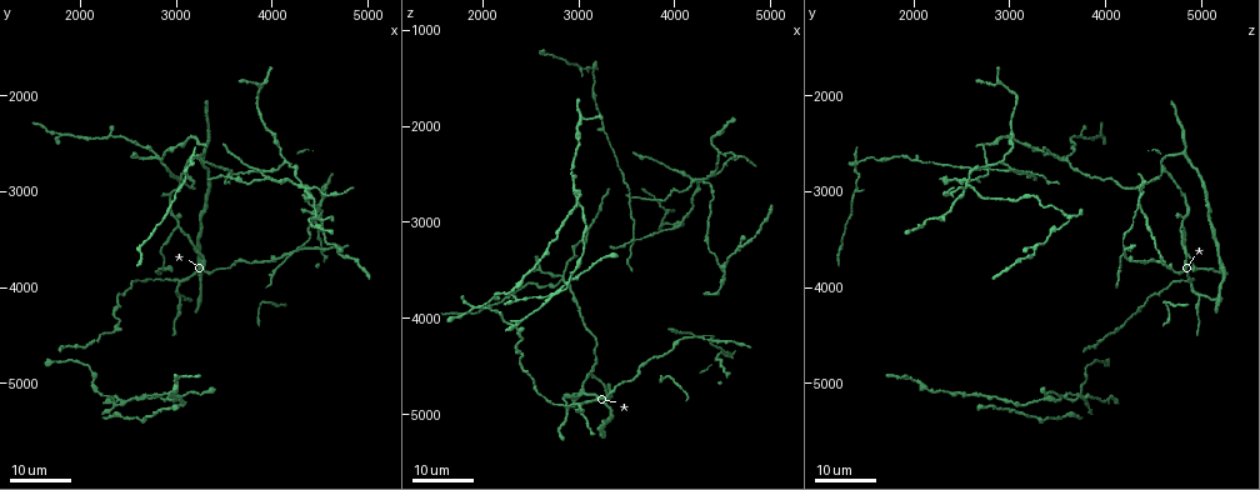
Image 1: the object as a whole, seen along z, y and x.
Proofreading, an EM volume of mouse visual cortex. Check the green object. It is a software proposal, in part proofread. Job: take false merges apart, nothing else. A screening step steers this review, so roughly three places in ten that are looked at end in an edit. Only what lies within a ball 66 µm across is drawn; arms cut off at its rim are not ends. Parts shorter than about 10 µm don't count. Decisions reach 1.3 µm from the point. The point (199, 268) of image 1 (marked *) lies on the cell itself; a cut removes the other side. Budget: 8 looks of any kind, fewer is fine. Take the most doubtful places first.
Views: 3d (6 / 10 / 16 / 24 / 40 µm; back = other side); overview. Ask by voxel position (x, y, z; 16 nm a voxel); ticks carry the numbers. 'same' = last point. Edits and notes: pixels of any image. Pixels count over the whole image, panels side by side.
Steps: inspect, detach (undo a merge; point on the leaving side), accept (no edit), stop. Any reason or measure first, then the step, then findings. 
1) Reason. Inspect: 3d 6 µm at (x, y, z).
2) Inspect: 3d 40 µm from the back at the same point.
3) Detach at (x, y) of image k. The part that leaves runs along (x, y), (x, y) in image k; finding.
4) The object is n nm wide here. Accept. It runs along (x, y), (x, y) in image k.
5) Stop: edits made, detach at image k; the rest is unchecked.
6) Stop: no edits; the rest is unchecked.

Four-way junction. Inspect: 3d 24 µm at (2820, 2660, 3540).

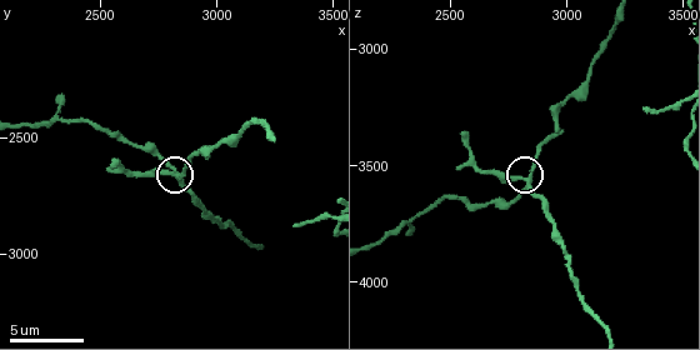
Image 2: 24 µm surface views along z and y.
Inspect: 3d 6 µm at (2820, 2650, 3570).

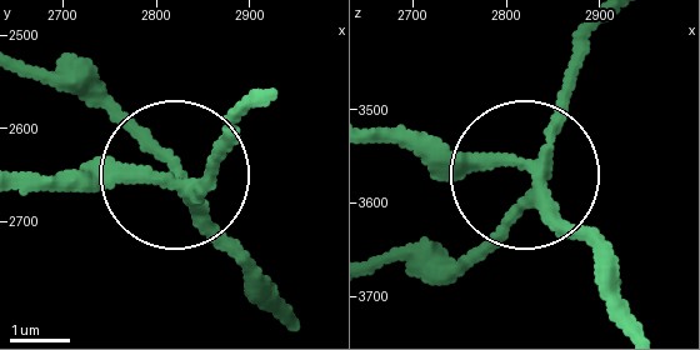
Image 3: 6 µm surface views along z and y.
The object is 240 nm wide here. Accept. It runs along (286, 319), (98, 99) in image 3; one cell here.

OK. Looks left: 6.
Thin arm on a thick one. Inspect: 3d 16 µm at (3020, 3380, 4800).

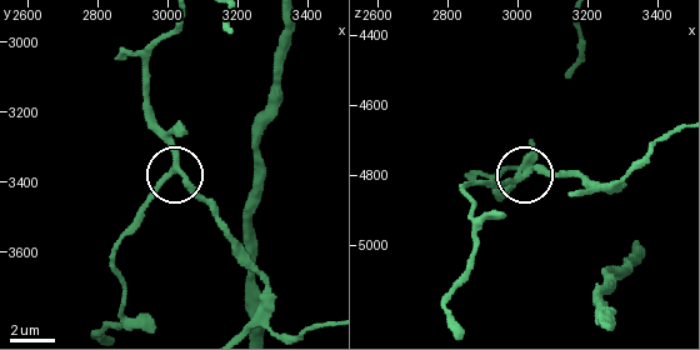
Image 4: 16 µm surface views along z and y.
Zoom in. Inspect: 3d 6 µm at (3020, 3370, 4800).

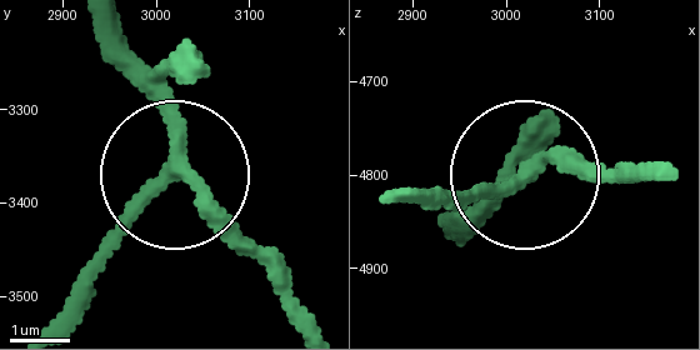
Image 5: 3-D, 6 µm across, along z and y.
The object is 230 nm wide here. Accept. It runs along (314, 319), (180, 179), (75, 284) in image 5; all the same cell.

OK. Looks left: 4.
Three-way junction. Inspect: 3d 24 µm at (4100, 2660, 2940).

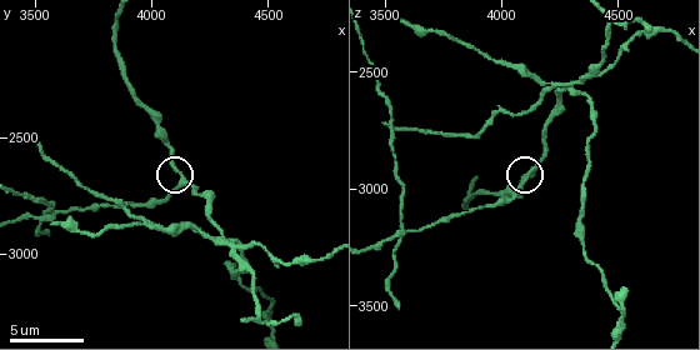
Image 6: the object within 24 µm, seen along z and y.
Inspect: 3d 6 µm at (4120, 2690, 2940).

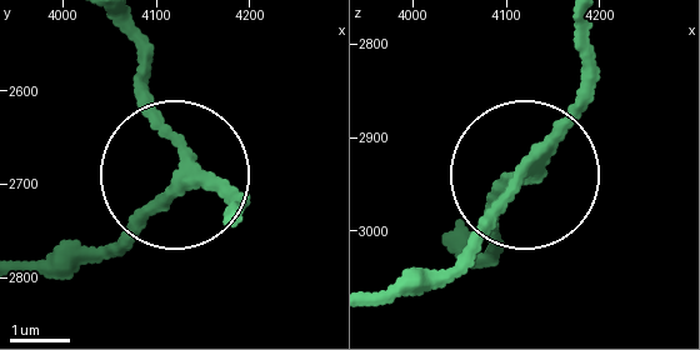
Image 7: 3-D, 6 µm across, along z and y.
3 arms meet here. Accept. It runs along (238, 211), (183, 176), (124, 33) in image 7; all the same cell.

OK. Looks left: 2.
Side arm on a straight run. Inspect: 3d 6 µm at (2340, 2430, 3740).

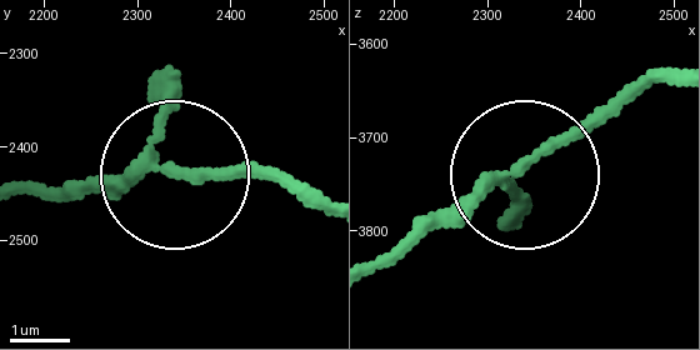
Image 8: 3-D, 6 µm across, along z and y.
3 arms meet here. Accept. It runs along (316, 205), (256, 180), (138, 165), (53, 195) in image 8; all the same cell.

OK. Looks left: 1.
Stop: no edits; the rest is unchecked.

